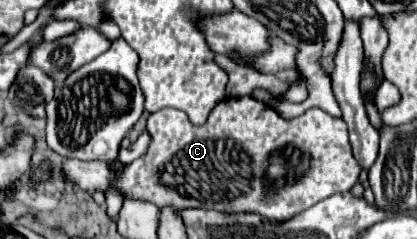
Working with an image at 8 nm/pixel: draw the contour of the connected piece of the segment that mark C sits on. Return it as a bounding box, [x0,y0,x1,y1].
[116,96,362,222]

